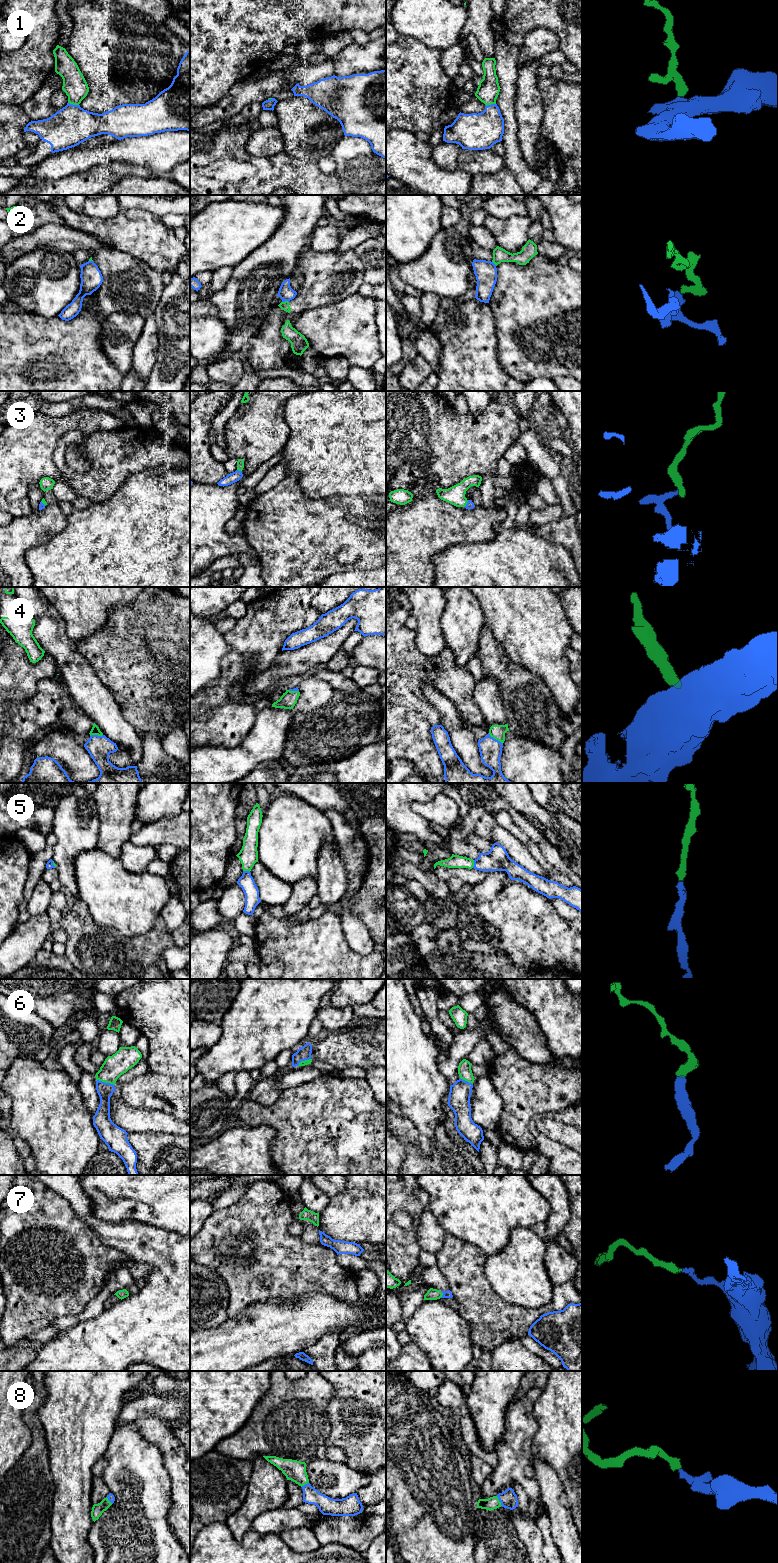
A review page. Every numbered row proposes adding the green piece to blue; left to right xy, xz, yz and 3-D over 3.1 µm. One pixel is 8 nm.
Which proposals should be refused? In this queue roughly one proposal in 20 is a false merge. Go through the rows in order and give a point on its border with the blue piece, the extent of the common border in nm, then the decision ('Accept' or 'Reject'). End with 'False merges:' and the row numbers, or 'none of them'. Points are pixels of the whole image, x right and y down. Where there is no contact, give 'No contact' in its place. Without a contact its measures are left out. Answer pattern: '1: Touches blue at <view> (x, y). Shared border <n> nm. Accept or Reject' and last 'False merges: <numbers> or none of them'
1: Touches blue at xy (72, 104). Shared border 90 nm. Accept
2: Touches blue at xz (285, 300). Shared border 60 nm. Reject
3: Touches blue at yz (467, 503). Shared border 70 nm. Accept
4: Touches blue at yz (495, 739). Shared border 150 nm. Accept
5: Touches blue at yz (474, 864). Shared border 70 nm. Accept
6: Touches blue at xy (106, 1083). Shared border 150 nm. Accept
7: Touches blue at yz (443, 1294). Shared border 60 nm. Accept
8: Touches blue at yz (499, 1500). Shared border 90 nm. Accept
False merges: 2

